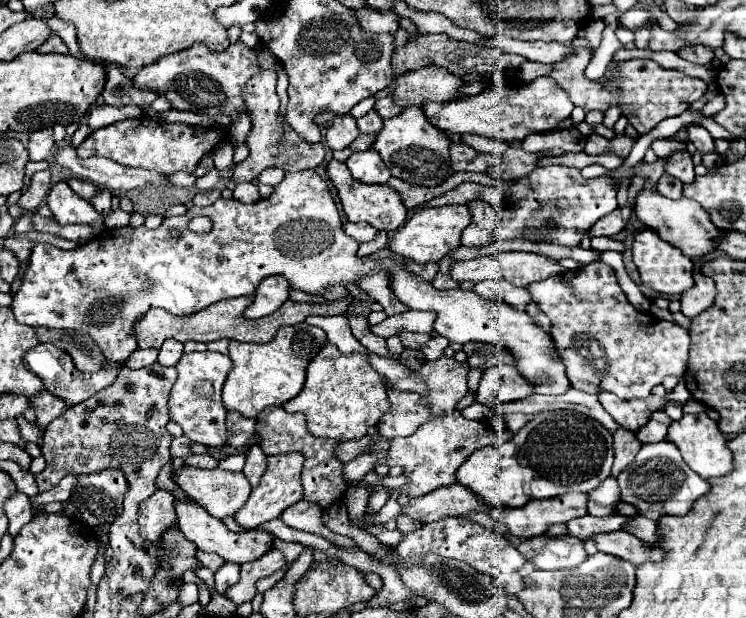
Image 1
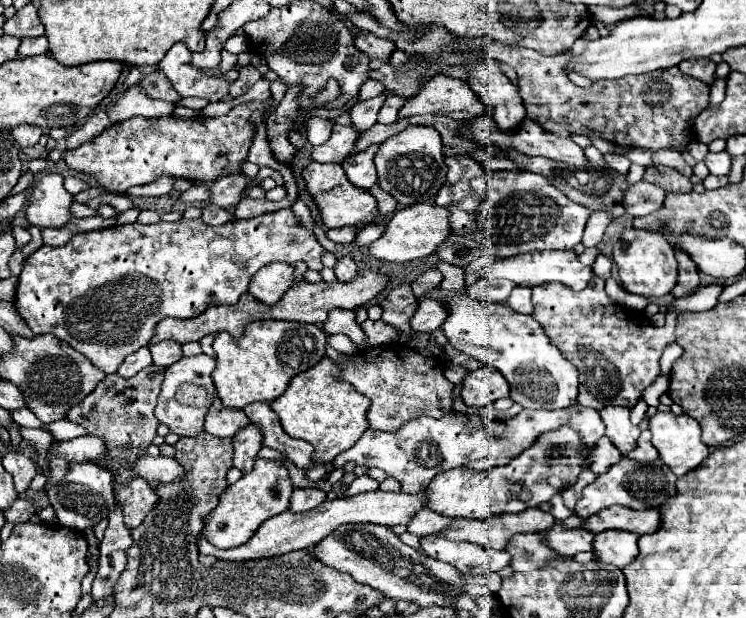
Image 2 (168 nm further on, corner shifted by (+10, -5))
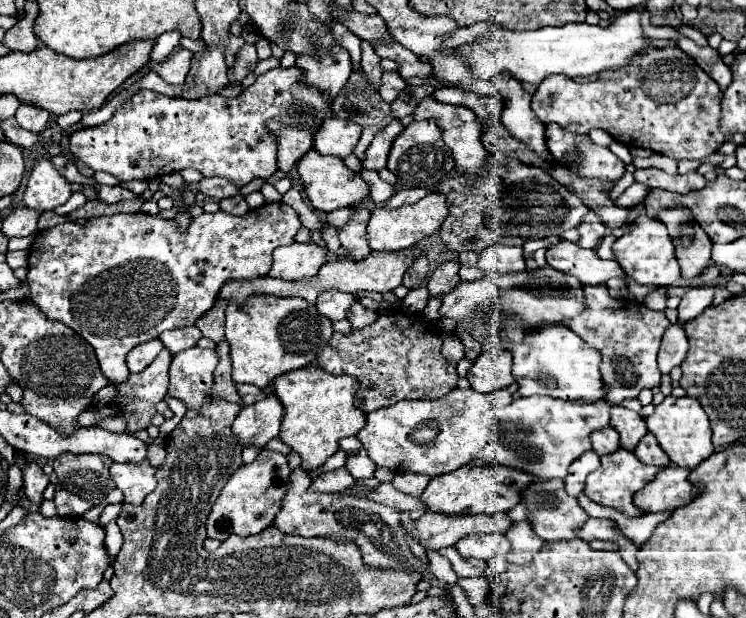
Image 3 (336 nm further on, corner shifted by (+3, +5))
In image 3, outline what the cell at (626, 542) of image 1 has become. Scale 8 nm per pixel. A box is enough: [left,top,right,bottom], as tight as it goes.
[522,480,590,542]

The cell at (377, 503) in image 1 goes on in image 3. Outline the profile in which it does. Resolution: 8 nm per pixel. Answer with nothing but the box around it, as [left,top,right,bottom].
[392,472,430,496]

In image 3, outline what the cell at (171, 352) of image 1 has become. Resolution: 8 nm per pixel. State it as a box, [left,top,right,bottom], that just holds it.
[160,326,202,354]

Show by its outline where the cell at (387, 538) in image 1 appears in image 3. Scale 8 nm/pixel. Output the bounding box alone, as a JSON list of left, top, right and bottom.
[440,548,486,578]

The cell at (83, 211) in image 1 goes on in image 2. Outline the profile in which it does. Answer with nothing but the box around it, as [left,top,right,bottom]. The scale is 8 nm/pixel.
[25,174,75,228]

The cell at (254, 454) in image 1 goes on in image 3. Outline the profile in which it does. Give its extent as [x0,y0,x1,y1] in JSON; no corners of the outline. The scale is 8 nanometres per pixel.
[232,386,284,448]

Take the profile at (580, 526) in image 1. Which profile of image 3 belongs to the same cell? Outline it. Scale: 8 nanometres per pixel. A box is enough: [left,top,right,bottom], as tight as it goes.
[634,466,700,512]

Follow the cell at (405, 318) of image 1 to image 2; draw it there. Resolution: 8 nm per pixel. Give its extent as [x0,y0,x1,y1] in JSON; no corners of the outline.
[409,298,445,334]

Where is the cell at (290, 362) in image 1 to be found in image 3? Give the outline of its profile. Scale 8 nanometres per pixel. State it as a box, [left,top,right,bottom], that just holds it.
[226,294,332,388]

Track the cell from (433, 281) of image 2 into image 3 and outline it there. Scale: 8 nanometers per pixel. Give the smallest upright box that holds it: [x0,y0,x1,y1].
[428,262,460,296]

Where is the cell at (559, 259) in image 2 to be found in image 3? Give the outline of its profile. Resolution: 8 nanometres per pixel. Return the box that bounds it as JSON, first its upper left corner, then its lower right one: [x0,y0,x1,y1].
[546,240,624,286]

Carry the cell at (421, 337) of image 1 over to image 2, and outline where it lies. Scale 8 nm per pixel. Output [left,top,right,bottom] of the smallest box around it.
[361,320,399,346]

